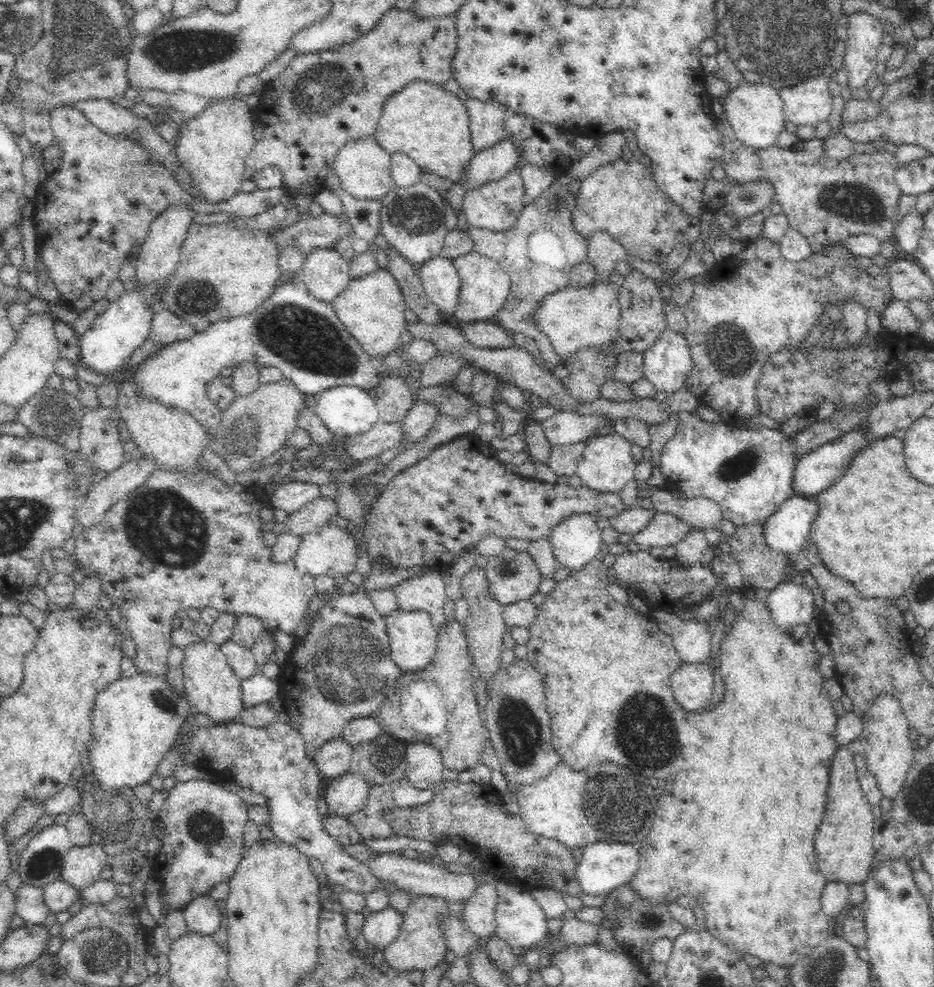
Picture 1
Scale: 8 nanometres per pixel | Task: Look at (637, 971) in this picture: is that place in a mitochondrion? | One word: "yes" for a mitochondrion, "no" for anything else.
no

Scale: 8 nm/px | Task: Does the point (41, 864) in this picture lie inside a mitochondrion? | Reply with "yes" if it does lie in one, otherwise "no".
yes

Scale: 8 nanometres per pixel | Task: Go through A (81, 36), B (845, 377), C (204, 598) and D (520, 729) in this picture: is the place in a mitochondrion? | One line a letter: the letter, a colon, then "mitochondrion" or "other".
A: mitochondrion
B: mitochondrion
C: other
D: mitochondrion

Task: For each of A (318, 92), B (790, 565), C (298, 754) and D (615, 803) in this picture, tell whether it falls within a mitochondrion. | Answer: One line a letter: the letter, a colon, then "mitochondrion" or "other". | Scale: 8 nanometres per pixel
A: mitochondrion
B: other
C: other
D: mitochondrion

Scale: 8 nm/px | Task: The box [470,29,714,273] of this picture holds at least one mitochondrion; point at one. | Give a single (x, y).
(520, 65)

